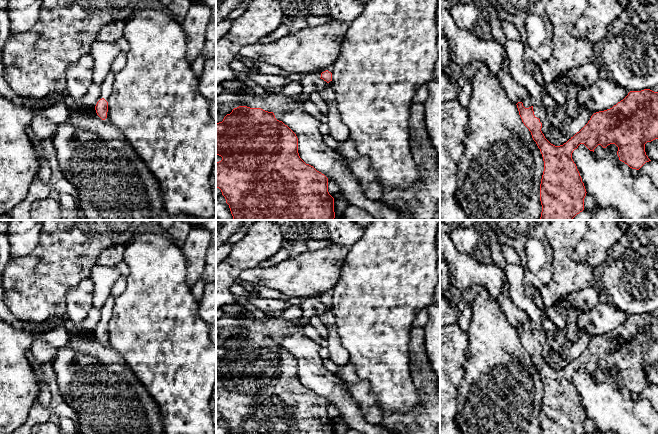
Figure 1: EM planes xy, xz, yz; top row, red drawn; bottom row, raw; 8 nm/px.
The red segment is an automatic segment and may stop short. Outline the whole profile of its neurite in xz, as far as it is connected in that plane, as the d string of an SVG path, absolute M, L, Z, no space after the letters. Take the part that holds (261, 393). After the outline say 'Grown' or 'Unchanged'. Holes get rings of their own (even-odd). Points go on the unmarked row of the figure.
M247 330L234 332L222 346L216 348L216 379L222 381L221 385L216 386L216 411L221 414L230 434L334 434L334 422L328 416L328 402L300 382L296 358L282 345L277 344L273 336Z. Unchanged

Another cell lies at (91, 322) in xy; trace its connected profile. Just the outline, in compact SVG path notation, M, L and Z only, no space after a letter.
M93 307L88 316L81 322L79 329L81 331L95 331L101 318L101 312L99 309Z

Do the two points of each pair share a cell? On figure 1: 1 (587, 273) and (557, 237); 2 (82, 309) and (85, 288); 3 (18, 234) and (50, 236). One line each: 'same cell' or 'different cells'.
1: same cell
2: same cell
3: different cells

